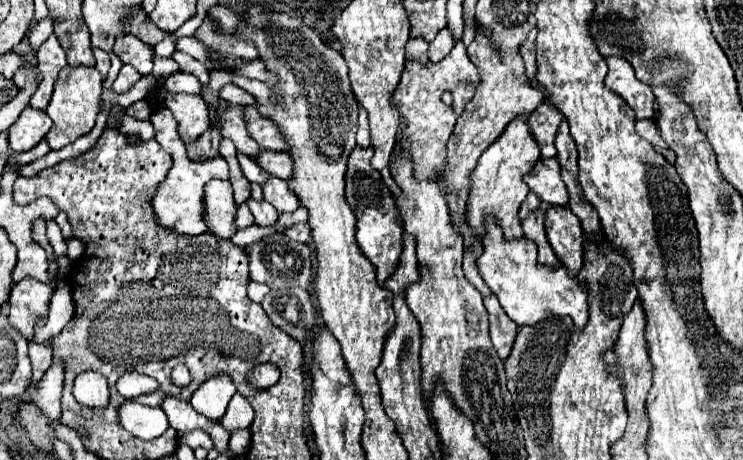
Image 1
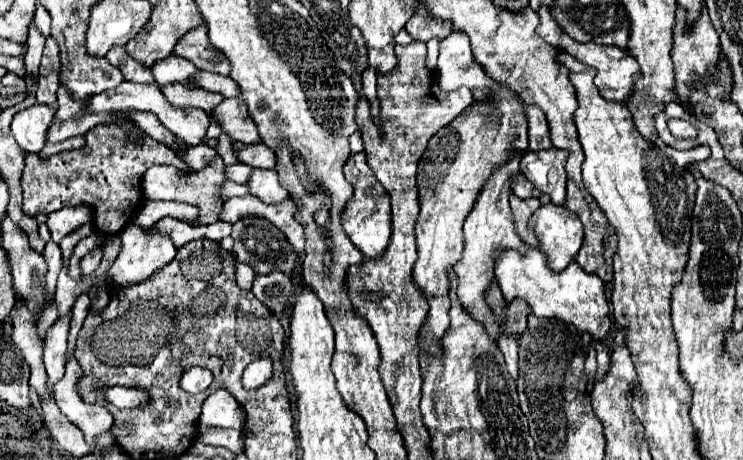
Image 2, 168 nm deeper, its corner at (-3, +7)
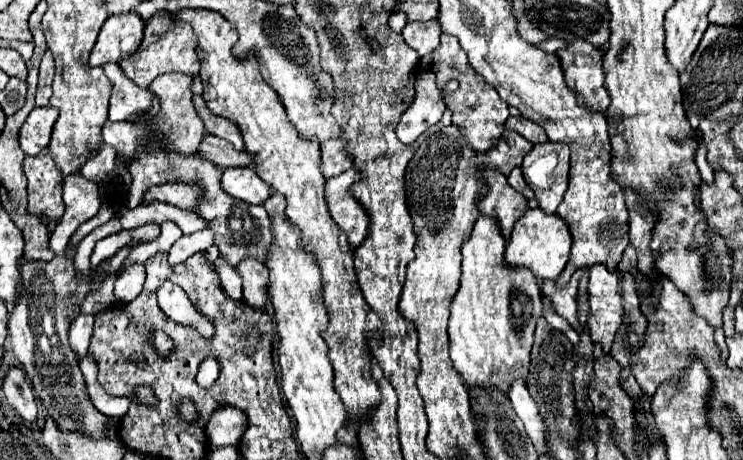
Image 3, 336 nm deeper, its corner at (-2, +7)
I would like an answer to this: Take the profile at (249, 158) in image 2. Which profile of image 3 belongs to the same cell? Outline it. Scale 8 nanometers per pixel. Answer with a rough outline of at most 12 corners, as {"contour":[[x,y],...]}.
{"contour":[[202,136],[200,158],[214,166],[248,166],[252,156],[230,142]]}

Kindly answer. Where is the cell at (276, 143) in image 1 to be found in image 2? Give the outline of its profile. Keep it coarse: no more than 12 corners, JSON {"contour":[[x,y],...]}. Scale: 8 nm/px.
{"contour":[[241,98],[215,106],[225,134],[235,142],[261,140]]}

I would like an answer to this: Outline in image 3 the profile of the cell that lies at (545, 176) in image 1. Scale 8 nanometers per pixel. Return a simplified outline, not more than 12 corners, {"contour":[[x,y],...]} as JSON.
{"contour":[[536,144],[522,162],[540,208],[554,214],[568,188],[570,150]]}

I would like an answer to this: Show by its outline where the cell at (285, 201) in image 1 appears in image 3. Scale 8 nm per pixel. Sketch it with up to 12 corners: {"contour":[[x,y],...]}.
{"contour":[[252,166],[226,168],[220,182],[226,194],[262,204],[270,186]]}

